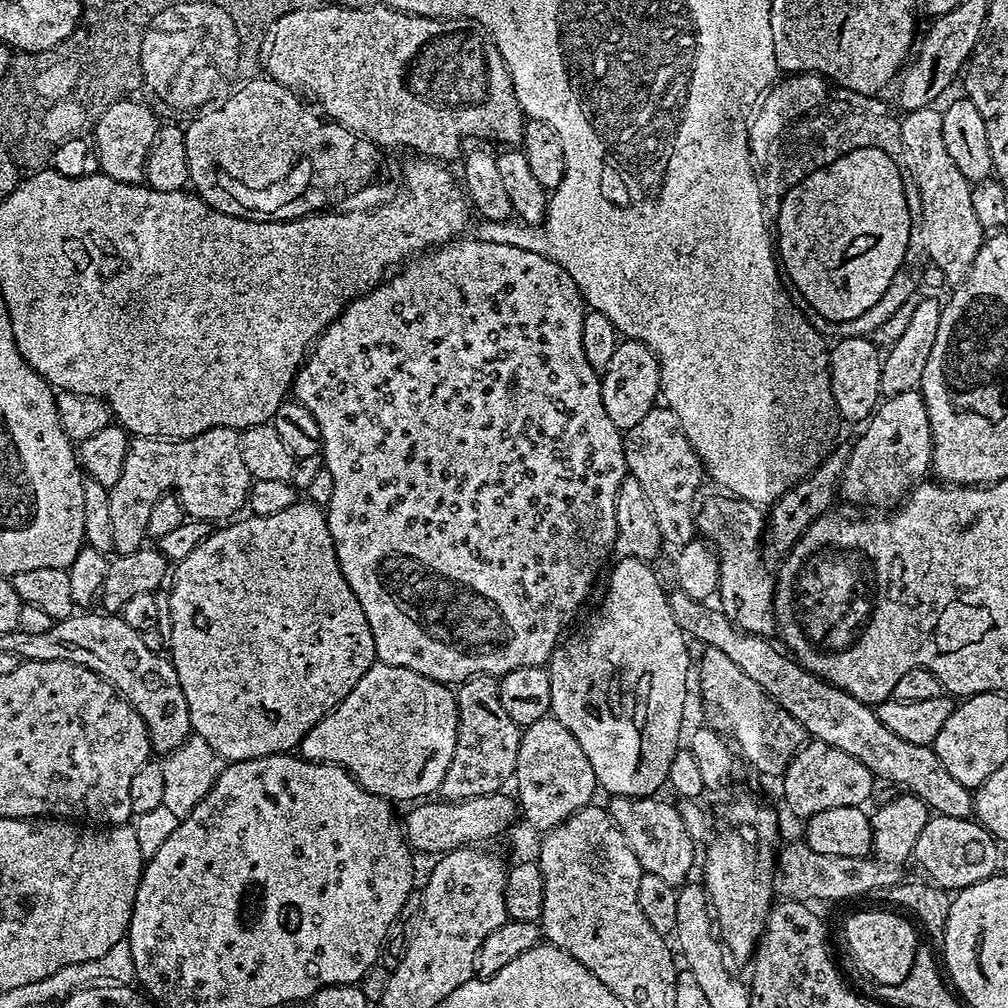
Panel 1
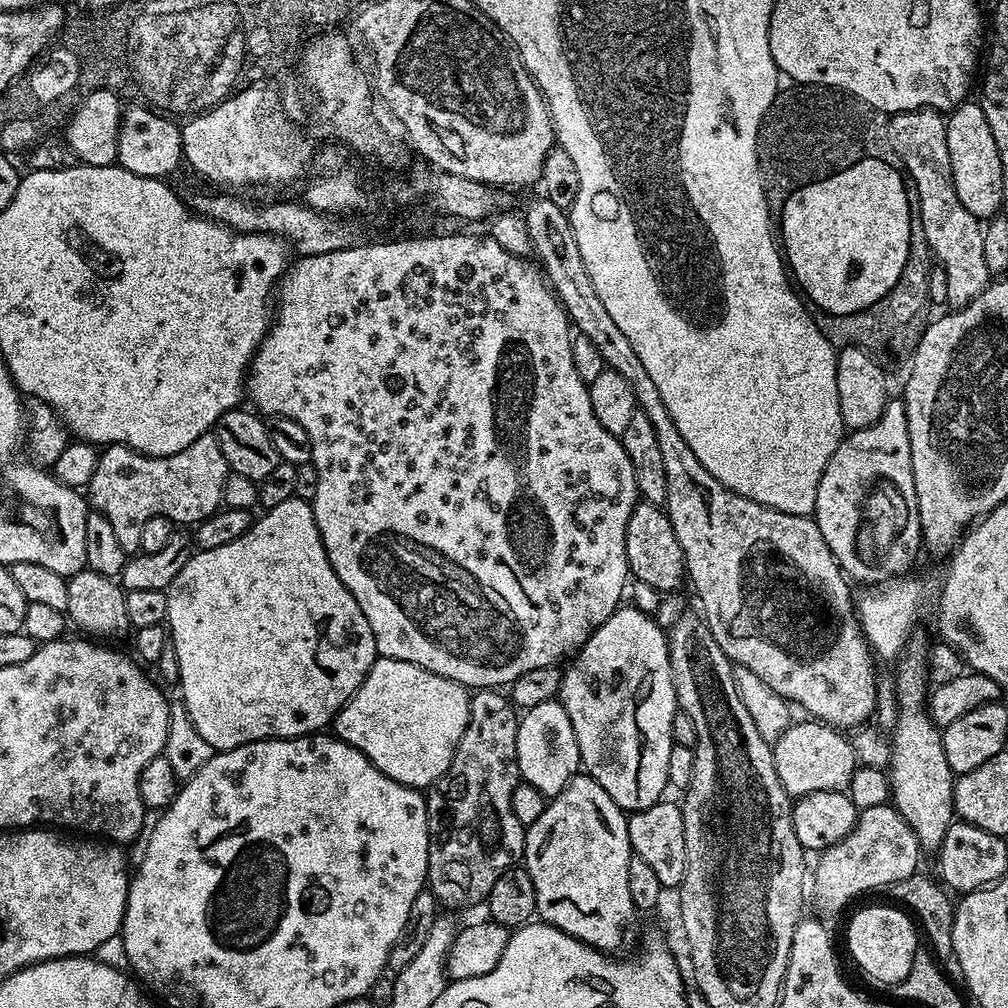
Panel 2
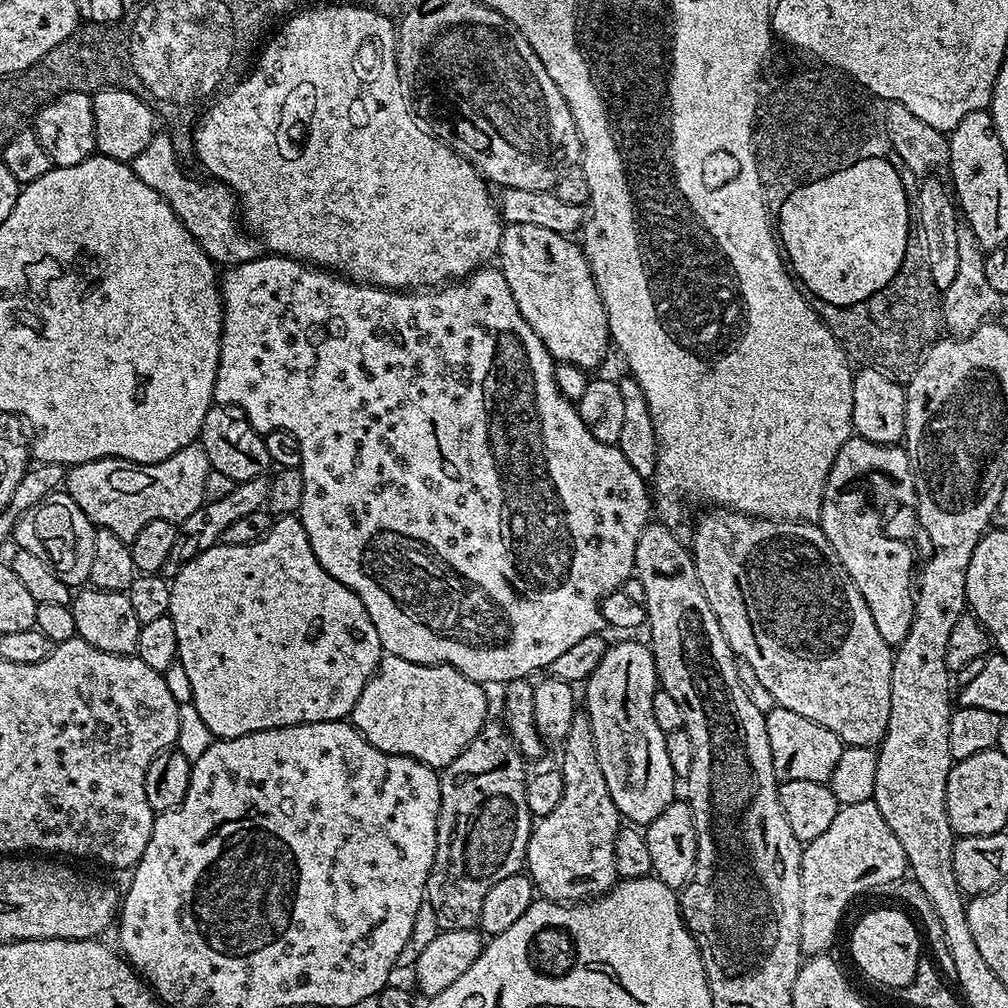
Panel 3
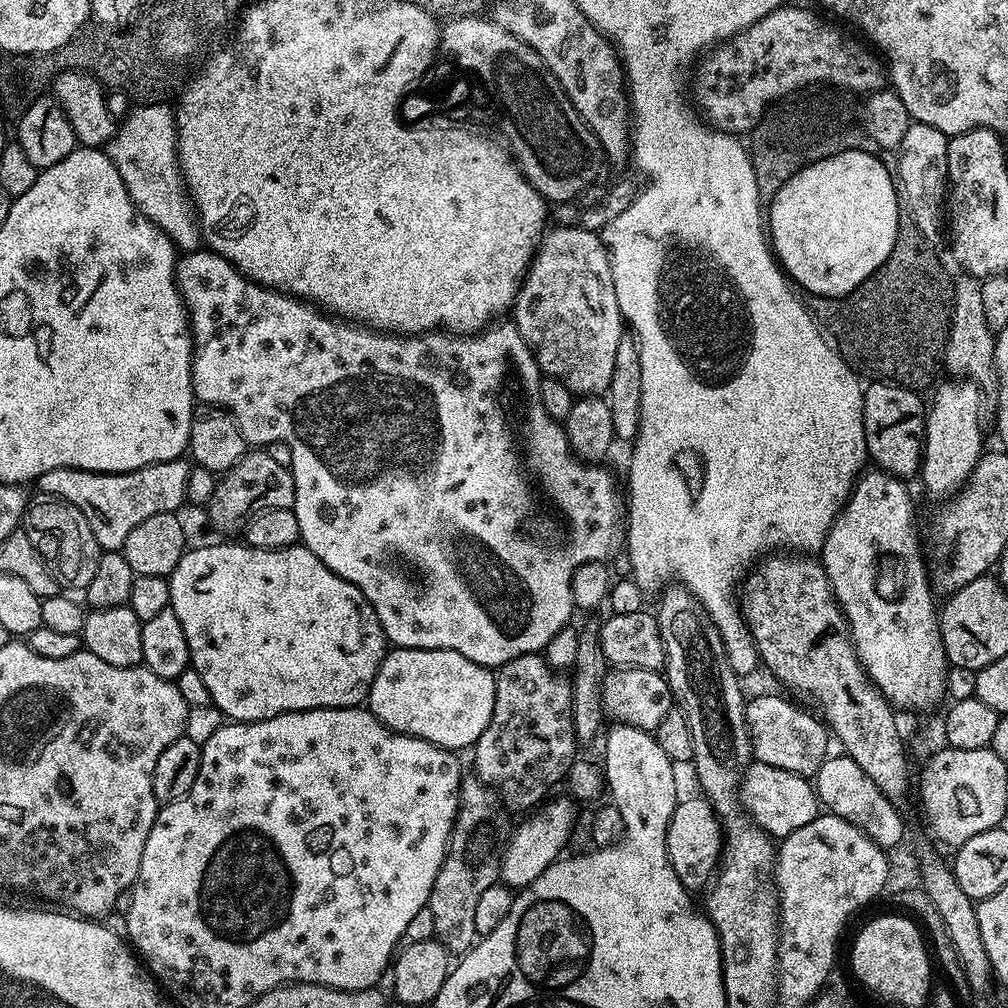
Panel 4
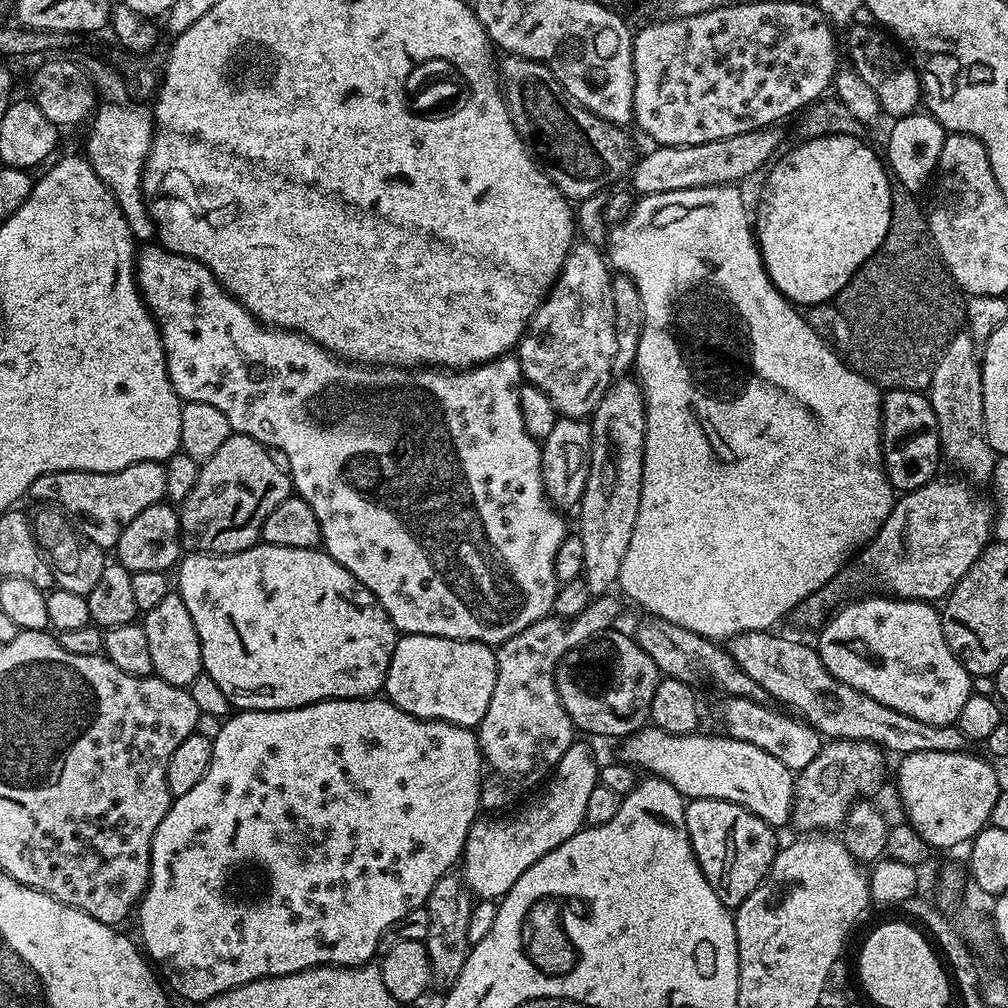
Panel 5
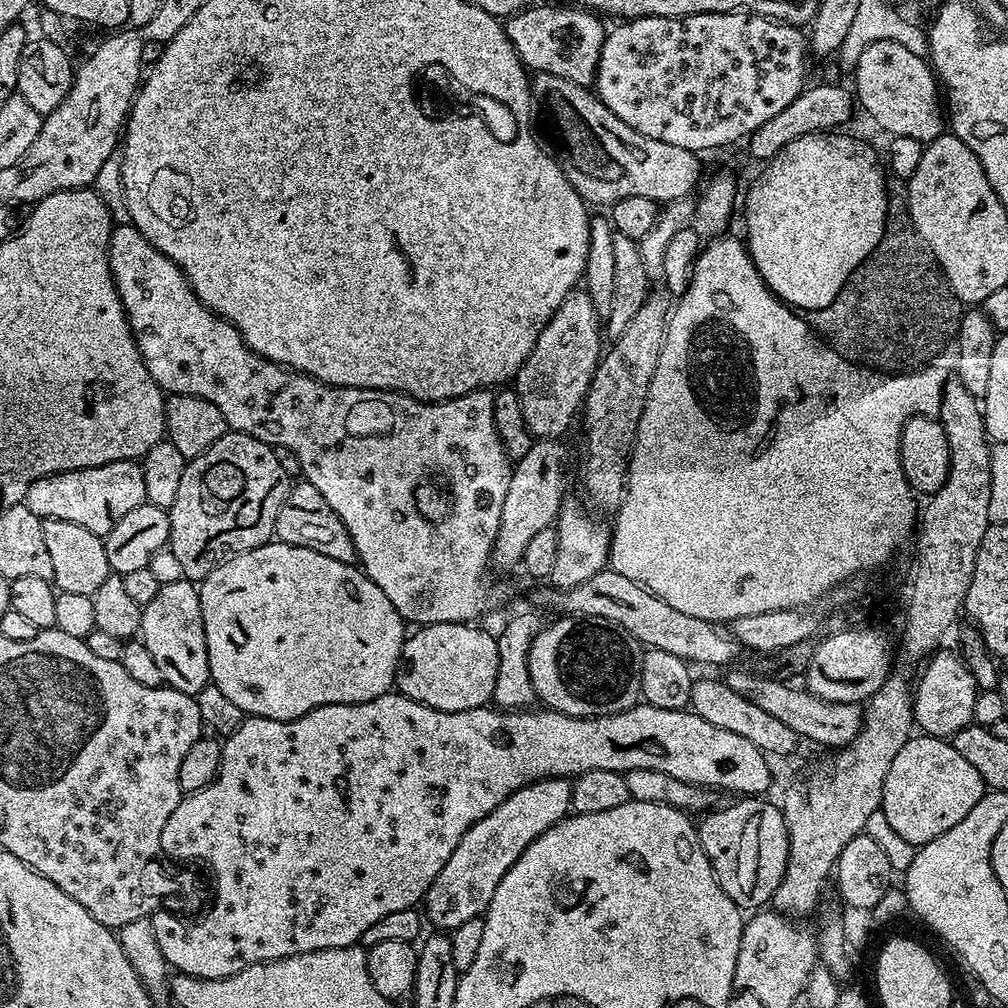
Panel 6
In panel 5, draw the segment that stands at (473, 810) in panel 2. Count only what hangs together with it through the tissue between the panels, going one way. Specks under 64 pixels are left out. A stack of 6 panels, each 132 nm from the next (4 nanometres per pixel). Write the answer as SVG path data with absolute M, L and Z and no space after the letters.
M456 874L442 877L428 895L426 907L430 914L430 934L423 942L430 958L432 984L440 987L441 990L452 988L458 974L462 974L462 966L470 951L468 927L473 903L473 897L463 879Z

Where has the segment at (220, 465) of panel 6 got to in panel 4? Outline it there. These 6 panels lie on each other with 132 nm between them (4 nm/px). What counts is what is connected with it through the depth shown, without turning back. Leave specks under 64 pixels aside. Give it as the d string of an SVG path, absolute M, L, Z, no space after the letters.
M252 450L229 472L219 477L212 501L206 505L206 512L209 522L218 531L239 533L246 521L256 513L264 512L267 508L292 508L295 497L291 471L278 466L278 462L274 462L274 458L270 458L267 451Z

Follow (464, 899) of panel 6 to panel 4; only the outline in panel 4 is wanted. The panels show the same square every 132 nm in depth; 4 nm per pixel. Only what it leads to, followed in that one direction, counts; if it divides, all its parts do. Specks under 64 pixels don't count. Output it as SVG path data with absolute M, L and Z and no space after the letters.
M565 799L556 800L553 804L545 803L543 806L537 807L531 814L523 817L525 820L517 826L516 833L513 836L511 833L510 839L503 849L500 862L500 880L507 884L509 888L513 890L525 888L530 882L534 882L534 878L543 874L551 864L555 864L557 860L561 859L563 852L560 851L567 846L568 839L572 836L572 827L576 824L575 806L577 807L577 805L571 799Z

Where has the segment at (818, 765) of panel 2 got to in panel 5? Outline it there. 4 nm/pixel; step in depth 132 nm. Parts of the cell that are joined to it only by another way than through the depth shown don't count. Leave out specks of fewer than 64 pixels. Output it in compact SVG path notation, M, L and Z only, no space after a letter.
M729 696L724 704L724 728L727 735L735 740L750 742L750 746L758 746L758 750L766 750L766 754L774 754L782 766L789 768L791 772L798 773L819 754L822 747L822 737L811 724L787 711L775 712L768 708L767 703L759 704L750 698L738 698Z

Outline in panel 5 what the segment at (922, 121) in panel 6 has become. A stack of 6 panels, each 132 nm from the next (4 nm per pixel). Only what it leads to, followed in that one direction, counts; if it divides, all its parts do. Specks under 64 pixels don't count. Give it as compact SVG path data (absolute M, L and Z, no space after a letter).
M859 24L847 29L848 52L852 55L851 63L862 78L862 82L868 83L877 92L880 96L881 109L887 115L889 112L890 117L897 118L915 113L921 107L922 93L919 75L910 63L909 57L893 43L887 31L876 26L867 28L866 25Z

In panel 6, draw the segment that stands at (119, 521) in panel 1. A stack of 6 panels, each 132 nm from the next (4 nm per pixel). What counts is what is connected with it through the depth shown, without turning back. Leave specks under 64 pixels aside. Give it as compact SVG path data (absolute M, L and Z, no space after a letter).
M119 460L38 478L30 482L30 490L26 490L22 502L43 521L74 522L103 538L116 525L118 518L126 518L130 510L142 506L147 499L143 467L134 460Z

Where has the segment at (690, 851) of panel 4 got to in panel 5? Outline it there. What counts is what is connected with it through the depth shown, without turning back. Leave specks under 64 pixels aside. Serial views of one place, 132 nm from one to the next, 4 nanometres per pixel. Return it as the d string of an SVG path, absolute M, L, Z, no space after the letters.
M714 798L688 800L684 806L684 821L686 822L686 834L690 838L690 846L694 850L696 861L706 882L710 882L714 894L718 894L720 901L729 910L736 909L762 883L774 862L778 843L776 844L776 836L772 833L775 832L773 825L767 824L762 818L758 818L750 810L734 802Z

